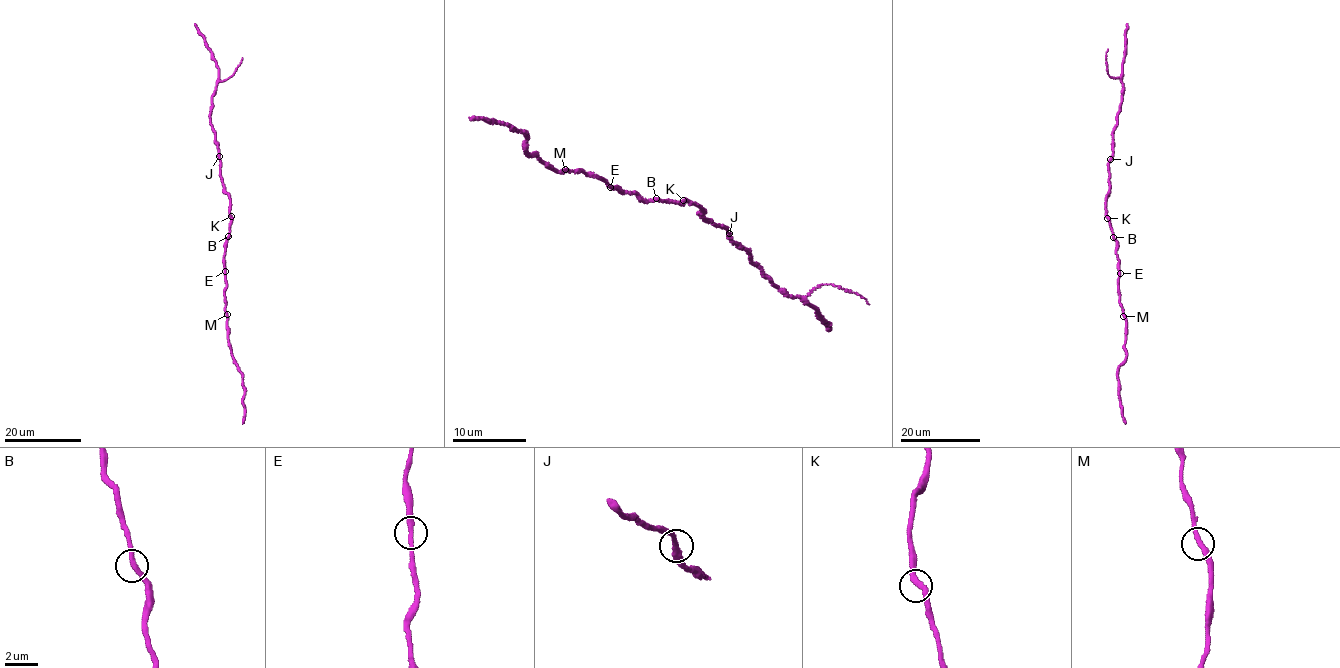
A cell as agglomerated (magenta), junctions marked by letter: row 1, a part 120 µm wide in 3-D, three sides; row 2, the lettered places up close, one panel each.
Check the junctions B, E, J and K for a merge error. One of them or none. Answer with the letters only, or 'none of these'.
none of these

